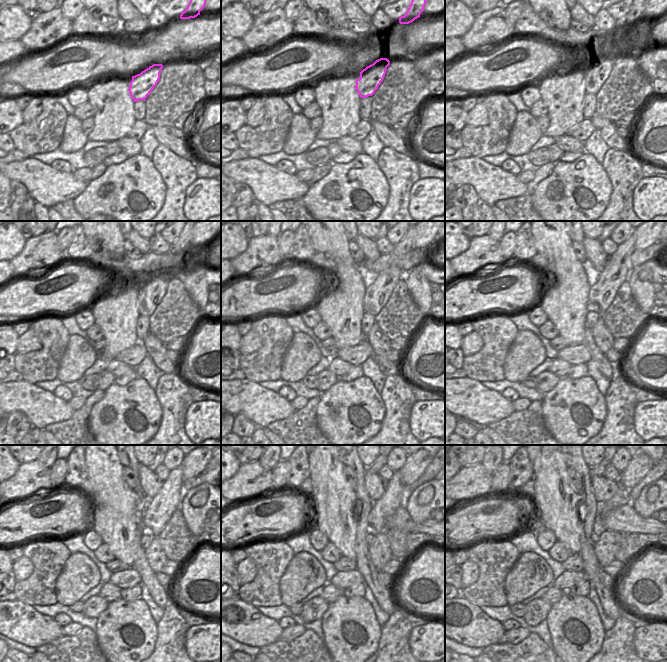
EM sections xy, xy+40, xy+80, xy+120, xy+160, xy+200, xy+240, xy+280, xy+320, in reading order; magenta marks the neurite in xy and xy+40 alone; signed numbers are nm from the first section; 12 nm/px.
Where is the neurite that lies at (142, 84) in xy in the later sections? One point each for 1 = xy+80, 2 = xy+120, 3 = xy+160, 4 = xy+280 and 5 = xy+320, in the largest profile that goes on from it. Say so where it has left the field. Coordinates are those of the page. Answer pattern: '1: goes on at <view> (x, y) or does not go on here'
1: goes on at xy+80 (599, 67)
2: goes on at xy+120 (151, 294)
3: goes on at xy+160 (377, 294)
4: goes on at xy+280 (396, 495)
5: goes on at xy+320 (621, 497)

